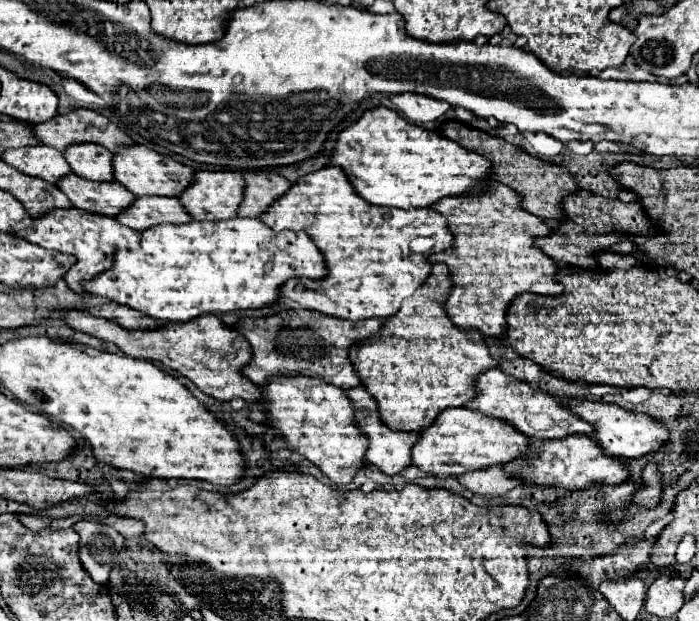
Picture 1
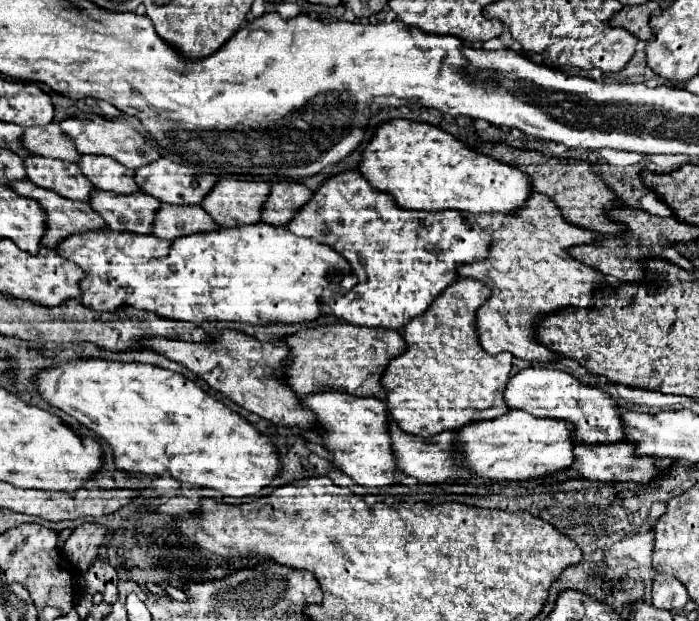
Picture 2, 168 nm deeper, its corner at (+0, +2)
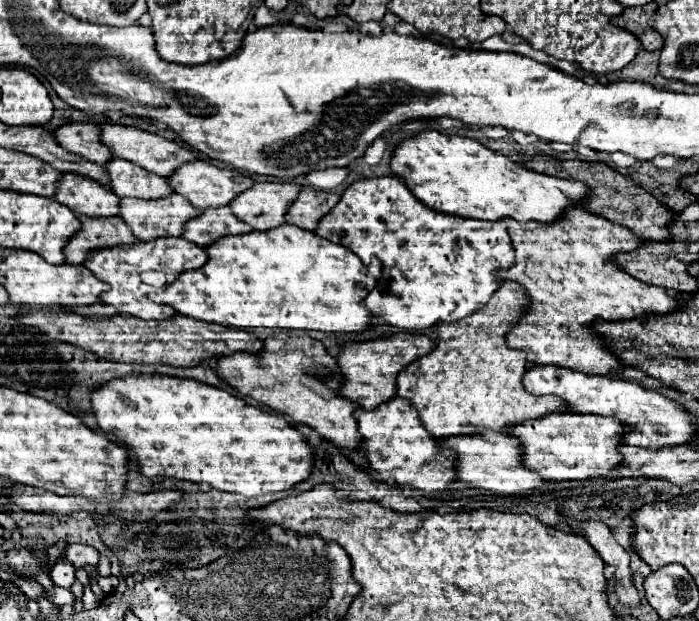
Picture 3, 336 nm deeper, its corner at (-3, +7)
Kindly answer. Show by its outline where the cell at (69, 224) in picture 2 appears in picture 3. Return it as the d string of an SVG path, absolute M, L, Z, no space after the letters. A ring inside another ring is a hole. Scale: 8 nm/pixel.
M83 215L77 217L81 219L81 231L77 231L77 235L69 239L69 243L65 245L67 263L81 265L91 249L103 249L137 241L135 235L119 217L111 219L85 219Z

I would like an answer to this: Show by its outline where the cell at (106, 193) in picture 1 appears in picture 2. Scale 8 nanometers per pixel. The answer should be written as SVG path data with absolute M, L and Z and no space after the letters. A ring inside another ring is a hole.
M94 190L94 200L90 200L90 206L94 206L94 210L116 232L152 234L150 230L154 226L154 216L162 202L144 192L136 192L134 196L118 196L112 192Z

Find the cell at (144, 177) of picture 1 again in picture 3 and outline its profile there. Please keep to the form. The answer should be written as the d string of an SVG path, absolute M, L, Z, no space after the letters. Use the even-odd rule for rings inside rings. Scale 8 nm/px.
M193 161L193 163L185 163L185 167L181 167L181 171L177 171L177 175L169 175L169 185L173 187L175 193L183 195L189 203L193 203L193 207L205 209L205 207L227 205L237 193L251 187L253 181L251 181L251 177L237 173L235 169L217 167L207 161Z

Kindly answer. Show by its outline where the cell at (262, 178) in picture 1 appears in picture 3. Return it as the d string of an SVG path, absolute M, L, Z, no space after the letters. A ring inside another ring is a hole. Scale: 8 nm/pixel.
M303 185L297 199L285 213L285 221L301 229L313 231L317 227L317 219L321 219L337 201L339 201L337 193L319 191L309 185Z

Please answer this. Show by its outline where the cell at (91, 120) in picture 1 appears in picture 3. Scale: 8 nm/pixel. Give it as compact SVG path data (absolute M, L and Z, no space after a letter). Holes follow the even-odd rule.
M103 123L99 127L101 127L101 139L105 139L107 147L113 151L113 157L121 157L121 159L127 159L131 163L137 163L139 167L143 167L155 175L161 175L161 177L167 177L179 165L197 159L197 155L187 145L181 145L179 141L169 141L165 137L159 137L155 133L149 133L149 131L143 131L137 127L111 125L111 123Z

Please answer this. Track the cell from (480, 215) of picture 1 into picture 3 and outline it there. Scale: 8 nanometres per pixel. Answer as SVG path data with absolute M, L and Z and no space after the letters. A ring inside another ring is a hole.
M573 207L573 211L569 211L565 219L557 219L557 223L503 221L511 235L515 263L507 271L499 271L499 275L501 279L519 283L529 295L529 305L509 329L505 343L511 349L525 351L527 361L535 365L557 365L587 375L607 375L609 371L617 371L621 363L589 329L595 319L617 321L673 311L677 293L647 285L611 261L611 255L633 251L641 245L641 239L623 225L593 215L583 207Z

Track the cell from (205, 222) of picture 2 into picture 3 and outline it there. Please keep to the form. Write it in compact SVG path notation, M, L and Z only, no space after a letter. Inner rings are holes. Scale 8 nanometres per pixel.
M209 207L209 211L203 211L201 215L197 215L197 219L189 219L189 223L185 223L185 231L181 233L181 237L191 243L197 243L199 247L207 247L219 237L249 231L251 227L239 221L229 211L229 207Z

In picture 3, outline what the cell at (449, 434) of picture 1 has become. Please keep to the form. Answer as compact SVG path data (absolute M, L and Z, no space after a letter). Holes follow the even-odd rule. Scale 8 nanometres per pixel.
M549 413L541 419L533 419L533 423L517 423L517 427L505 427L509 437L519 441L521 447L521 465L545 481L567 481L567 479L589 479L589 477L607 477L615 465L621 463L621 453L617 447L621 445L621 435L627 429L617 423L617 419L605 419L599 415L581 415L581 413Z

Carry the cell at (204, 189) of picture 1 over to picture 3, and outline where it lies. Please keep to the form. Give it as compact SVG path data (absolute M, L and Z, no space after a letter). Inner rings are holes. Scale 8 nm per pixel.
M253 183L253 187L237 195L237 199L229 203L229 207L241 221L249 223L253 229L267 231L285 223L285 213L295 201L297 193L299 185L295 183Z

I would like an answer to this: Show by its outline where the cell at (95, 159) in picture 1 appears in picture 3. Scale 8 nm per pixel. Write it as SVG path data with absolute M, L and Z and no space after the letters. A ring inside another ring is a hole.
M111 159L109 163L105 163L105 171L109 171L111 189L119 197L127 195L139 199L159 199L167 197L173 191L167 179L159 175L149 175L149 171L125 159Z

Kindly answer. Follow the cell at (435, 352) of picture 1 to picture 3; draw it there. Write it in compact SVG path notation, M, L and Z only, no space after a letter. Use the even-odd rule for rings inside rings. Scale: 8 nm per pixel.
M501 281L501 287L481 311L459 321L437 323L433 327L437 333L435 349L409 363L409 367L397 375L397 395L411 401L423 427L427 427L433 437L475 435L489 429L503 431L507 425L525 419L567 411L567 405L557 397L533 397L523 389L521 377L527 359L523 351L509 349L503 341L527 301L523 287L513 281Z

